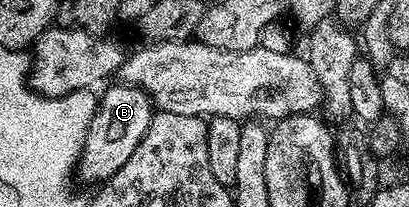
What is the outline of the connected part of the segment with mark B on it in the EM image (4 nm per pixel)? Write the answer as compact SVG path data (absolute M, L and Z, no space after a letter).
M115 84L98 98L98 105L88 134L84 137L84 147L78 159L78 178L84 182L103 184L134 156L134 148L146 136L146 128L150 128L150 120L154 113L151 98L136 86Z

